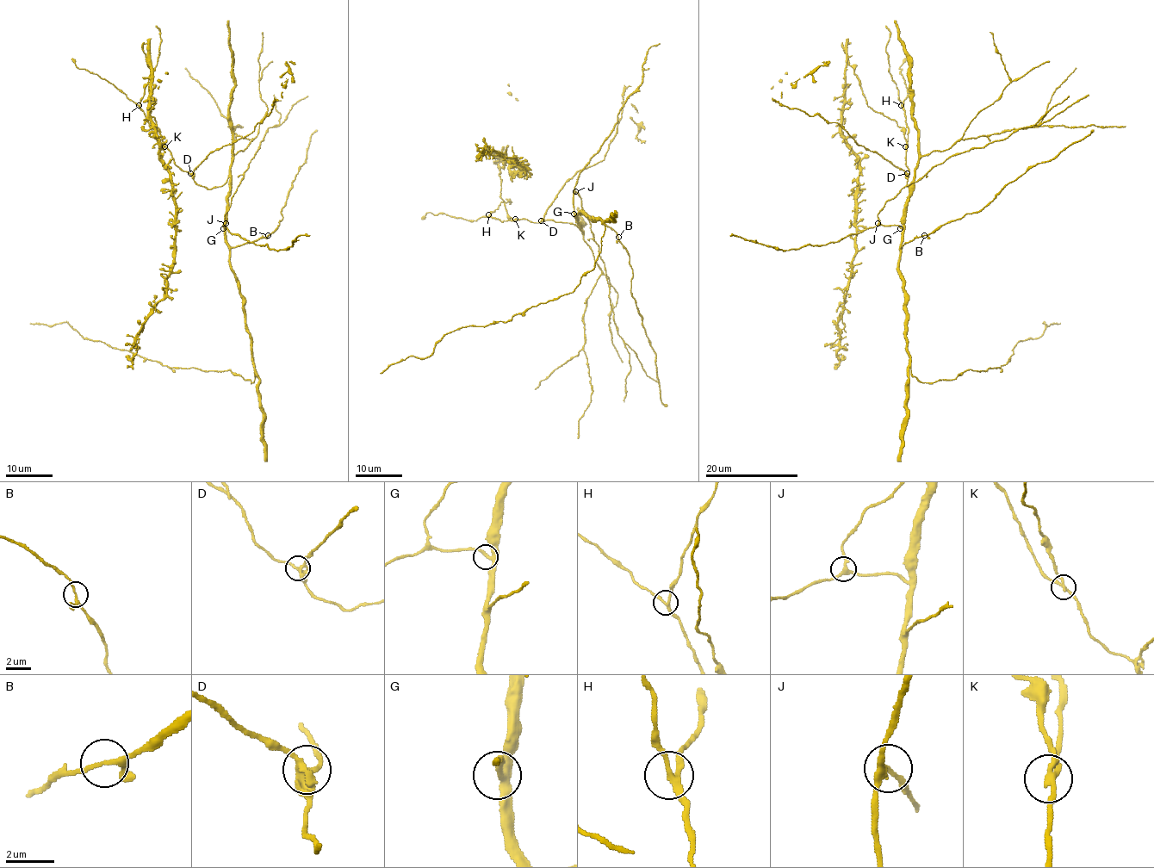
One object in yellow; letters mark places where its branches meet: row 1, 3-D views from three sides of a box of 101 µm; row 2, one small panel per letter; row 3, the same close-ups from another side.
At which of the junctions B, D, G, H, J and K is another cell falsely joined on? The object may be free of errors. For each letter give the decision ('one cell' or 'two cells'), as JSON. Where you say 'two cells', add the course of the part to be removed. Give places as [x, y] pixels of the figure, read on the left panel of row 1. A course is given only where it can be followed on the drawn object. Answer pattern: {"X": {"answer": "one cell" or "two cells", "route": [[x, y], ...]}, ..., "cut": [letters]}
{"B": {"answer": "one cell"}, "D": {"answer": "one cell"}, "G": {"answer": "one cell"}, "H": {"answer": "one cell"}, "J": {"answer": "one cell"}, "K": {"answer": "two cells", "route": [[165, 147], [160, 131], [150, 114], [150, 67], [142, 42]]}, "cut": ["K"]}

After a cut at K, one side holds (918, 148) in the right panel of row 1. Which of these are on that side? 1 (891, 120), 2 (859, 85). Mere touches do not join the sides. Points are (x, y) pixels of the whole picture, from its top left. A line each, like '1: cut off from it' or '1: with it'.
1: cut off from it
2: cut off from it

